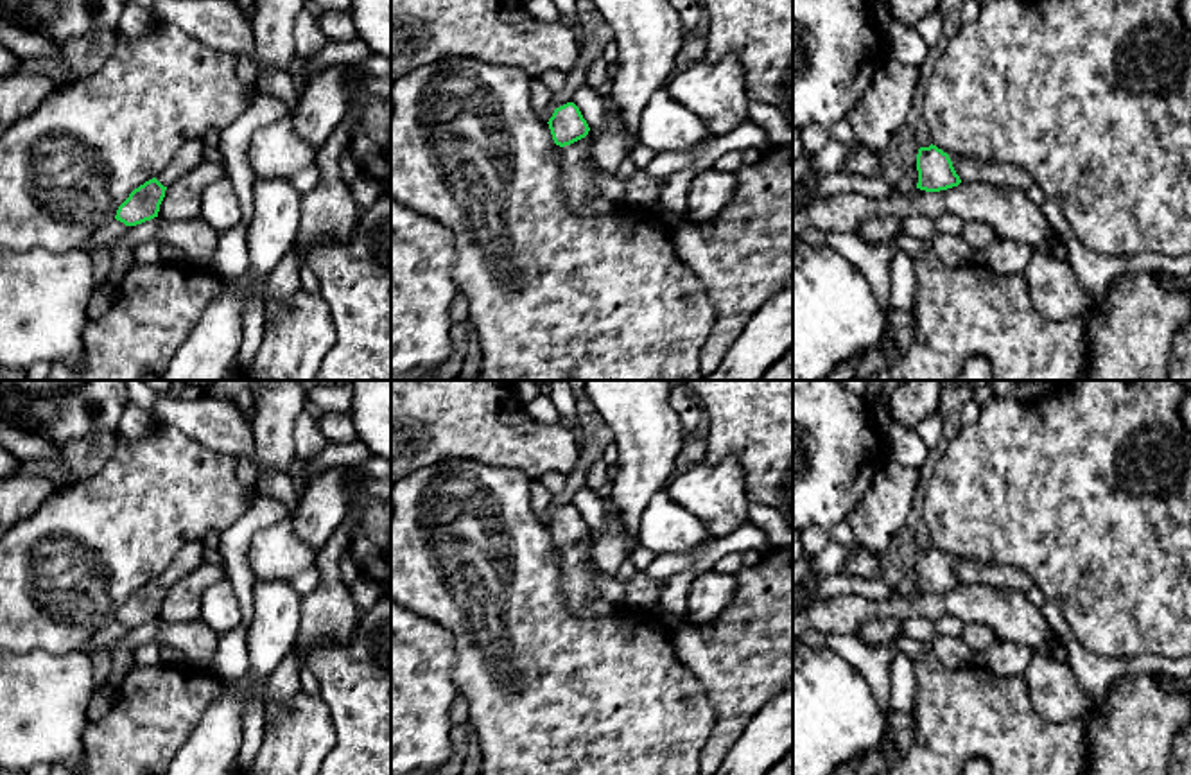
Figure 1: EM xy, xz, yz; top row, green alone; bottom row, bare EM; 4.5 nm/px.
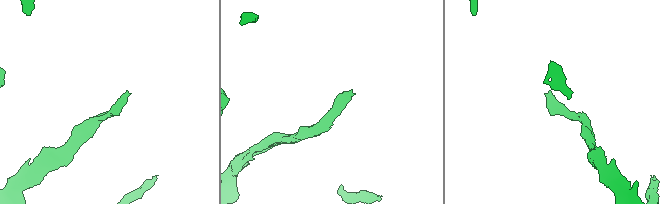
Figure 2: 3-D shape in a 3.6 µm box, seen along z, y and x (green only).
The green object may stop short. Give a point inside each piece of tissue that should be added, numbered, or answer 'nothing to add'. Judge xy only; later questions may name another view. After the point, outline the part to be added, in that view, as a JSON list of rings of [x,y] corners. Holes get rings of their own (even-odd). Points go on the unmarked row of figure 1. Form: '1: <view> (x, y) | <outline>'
1: xy (189, 558) | [[[199,540],[188,542],[170,562],[170,565],[156,579],[163,588],[172,587],[187,574],[199,569],[203,560],[204,545]]]

